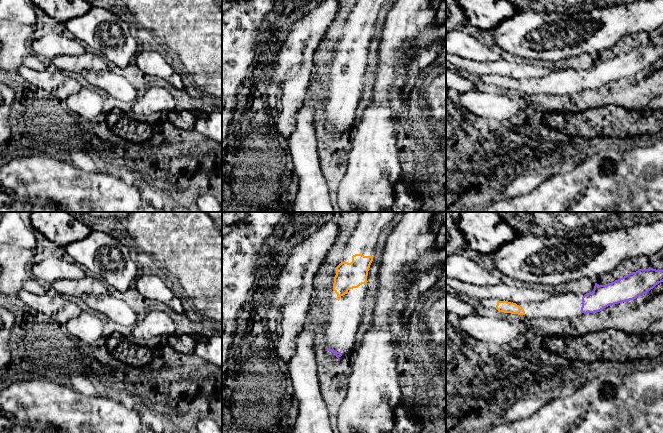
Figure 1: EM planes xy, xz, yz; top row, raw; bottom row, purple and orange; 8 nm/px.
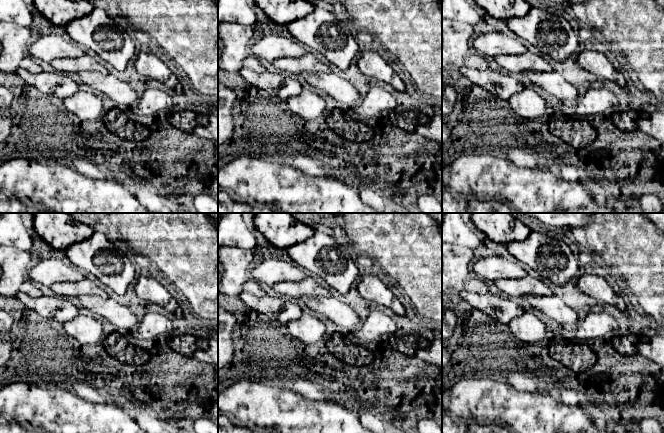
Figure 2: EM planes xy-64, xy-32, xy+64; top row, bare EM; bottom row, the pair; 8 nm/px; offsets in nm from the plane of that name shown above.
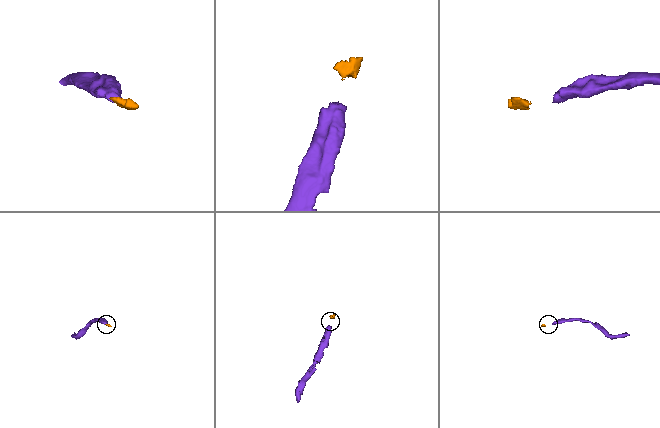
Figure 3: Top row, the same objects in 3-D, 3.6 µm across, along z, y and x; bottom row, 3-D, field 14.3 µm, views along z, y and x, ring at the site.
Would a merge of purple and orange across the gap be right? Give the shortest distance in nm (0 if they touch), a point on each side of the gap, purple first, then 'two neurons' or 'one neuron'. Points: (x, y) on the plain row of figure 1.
400 nm apart; from purple across xz (329, 124), (338, 76); one neuron

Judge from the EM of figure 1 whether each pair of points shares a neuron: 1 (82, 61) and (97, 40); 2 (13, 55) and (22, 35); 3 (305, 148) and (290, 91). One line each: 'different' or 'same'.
1: different
2: same
3: different

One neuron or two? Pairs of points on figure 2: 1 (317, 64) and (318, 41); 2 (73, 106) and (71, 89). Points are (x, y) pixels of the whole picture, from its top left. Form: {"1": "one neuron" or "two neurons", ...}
{"1": "two neurons", "2": "two neurons"}

